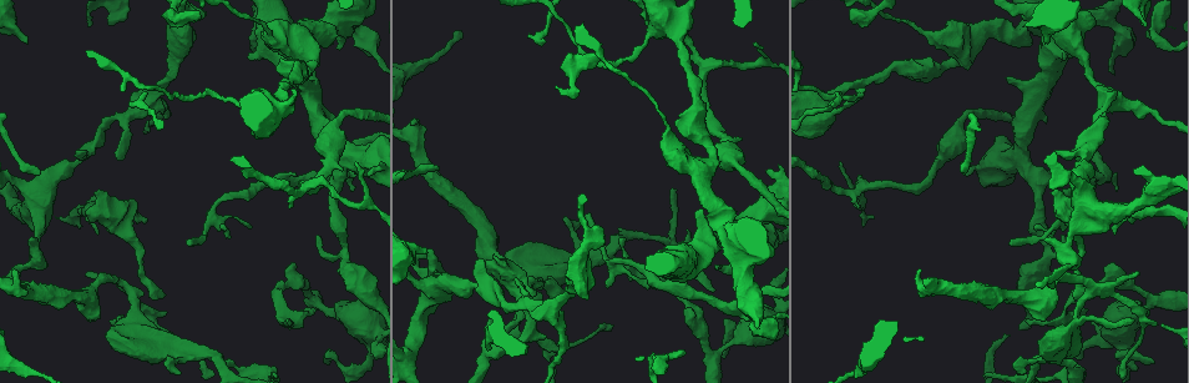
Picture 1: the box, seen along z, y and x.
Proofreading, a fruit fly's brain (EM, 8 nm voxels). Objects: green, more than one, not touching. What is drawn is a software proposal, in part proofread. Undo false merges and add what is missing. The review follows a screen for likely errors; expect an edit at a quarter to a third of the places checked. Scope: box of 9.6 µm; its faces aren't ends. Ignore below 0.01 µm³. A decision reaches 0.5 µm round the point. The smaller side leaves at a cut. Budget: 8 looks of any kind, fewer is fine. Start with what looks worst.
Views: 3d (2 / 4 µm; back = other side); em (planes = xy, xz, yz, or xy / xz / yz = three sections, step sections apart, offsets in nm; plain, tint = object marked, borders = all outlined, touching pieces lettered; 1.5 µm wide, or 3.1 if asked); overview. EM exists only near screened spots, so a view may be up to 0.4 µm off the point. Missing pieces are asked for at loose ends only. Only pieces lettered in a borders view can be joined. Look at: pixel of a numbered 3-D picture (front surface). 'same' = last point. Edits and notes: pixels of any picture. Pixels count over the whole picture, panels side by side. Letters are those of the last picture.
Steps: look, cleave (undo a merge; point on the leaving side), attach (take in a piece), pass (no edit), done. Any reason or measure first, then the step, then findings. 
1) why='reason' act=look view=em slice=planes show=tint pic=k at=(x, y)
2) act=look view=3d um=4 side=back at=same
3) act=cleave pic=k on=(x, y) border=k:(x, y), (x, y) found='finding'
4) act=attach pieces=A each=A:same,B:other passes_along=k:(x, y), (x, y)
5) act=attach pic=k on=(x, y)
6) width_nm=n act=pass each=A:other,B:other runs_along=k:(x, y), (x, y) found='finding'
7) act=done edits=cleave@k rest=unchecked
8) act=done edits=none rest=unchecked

why='branch stops here' act=look view=em slice=yz step=8 show=tint pic=1 at=(588, 215)

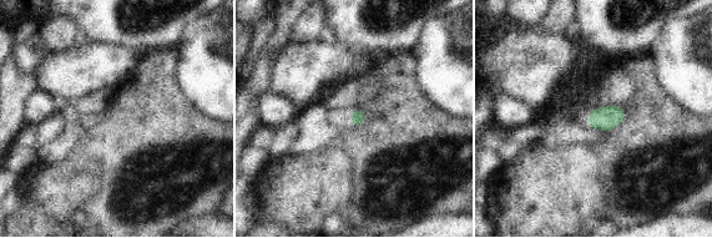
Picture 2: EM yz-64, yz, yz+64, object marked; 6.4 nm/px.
why='another direction' act=look view=em slice=xz step=8 show=borders at=same

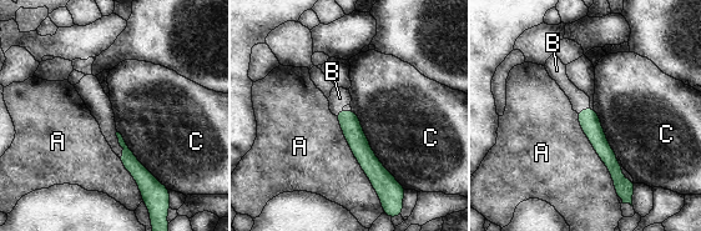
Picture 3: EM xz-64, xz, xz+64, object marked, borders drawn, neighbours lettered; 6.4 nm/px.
act=attach pieces=B each=A:other,B:same,C:other passes_along=3:(590, 124), (583, 110), (579, 100) found='the cell continues'

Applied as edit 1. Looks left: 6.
why='sharp bend' act=look view=3d um=4 pic=1 at=(1087, 291)

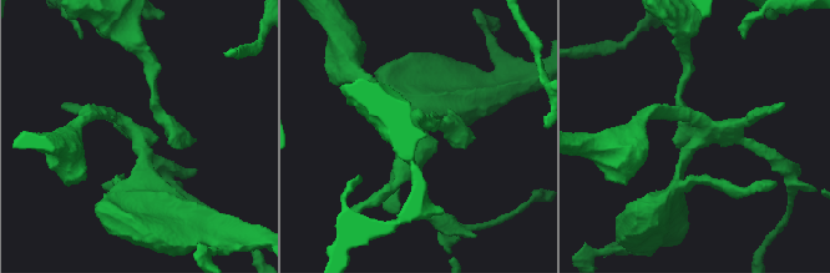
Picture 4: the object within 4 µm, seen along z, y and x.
act=look view=em slice=planes show=borders pic=4 at=(425, 138)

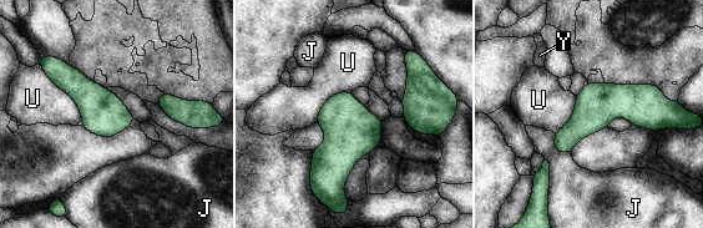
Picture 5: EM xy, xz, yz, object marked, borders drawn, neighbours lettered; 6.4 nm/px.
act=pass each=J:other,U:other,Y:other border=5:(41, 69), (70, 96), (82, 120) found='one cell here'

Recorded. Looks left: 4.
why='an open end' act=look view=3d um=4 pic=1 at=(290, 204)

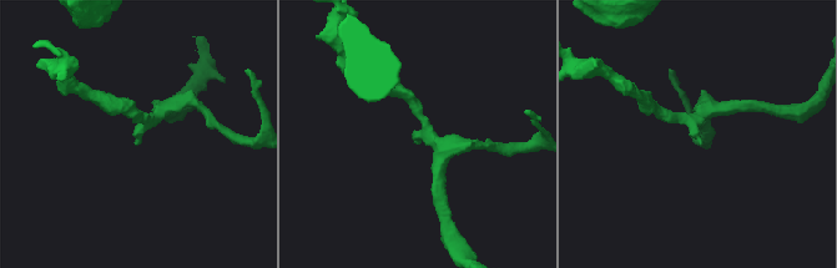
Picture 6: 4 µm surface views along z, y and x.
arm_widths_nm=170,240 act=look view=em slice=planes show=plain pic=6 at=(415, 141)

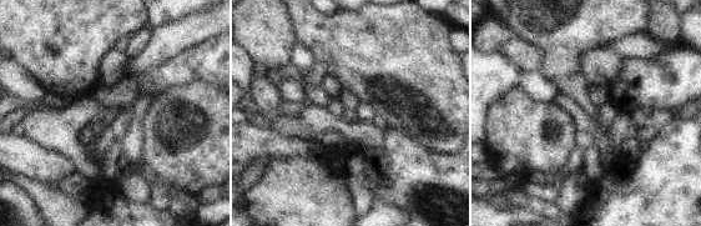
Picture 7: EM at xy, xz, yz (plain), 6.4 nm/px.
act=look view=em slice=planes show=borders at=same

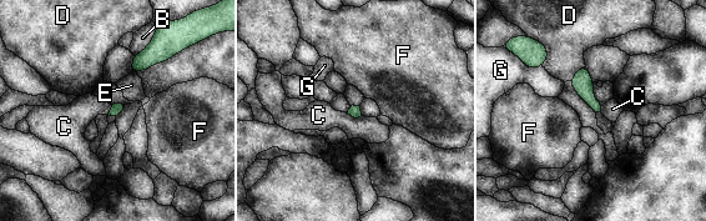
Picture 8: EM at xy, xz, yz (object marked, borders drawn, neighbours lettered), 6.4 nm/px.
act=pass each=B:other,C:other,D:other,E:other,F:other,G:other border=8:(346, 112), (354, 117), (362, 116) found='no lettered piece goes on from it'

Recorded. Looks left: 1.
act=done edits=attach@3 rest=unchecked

